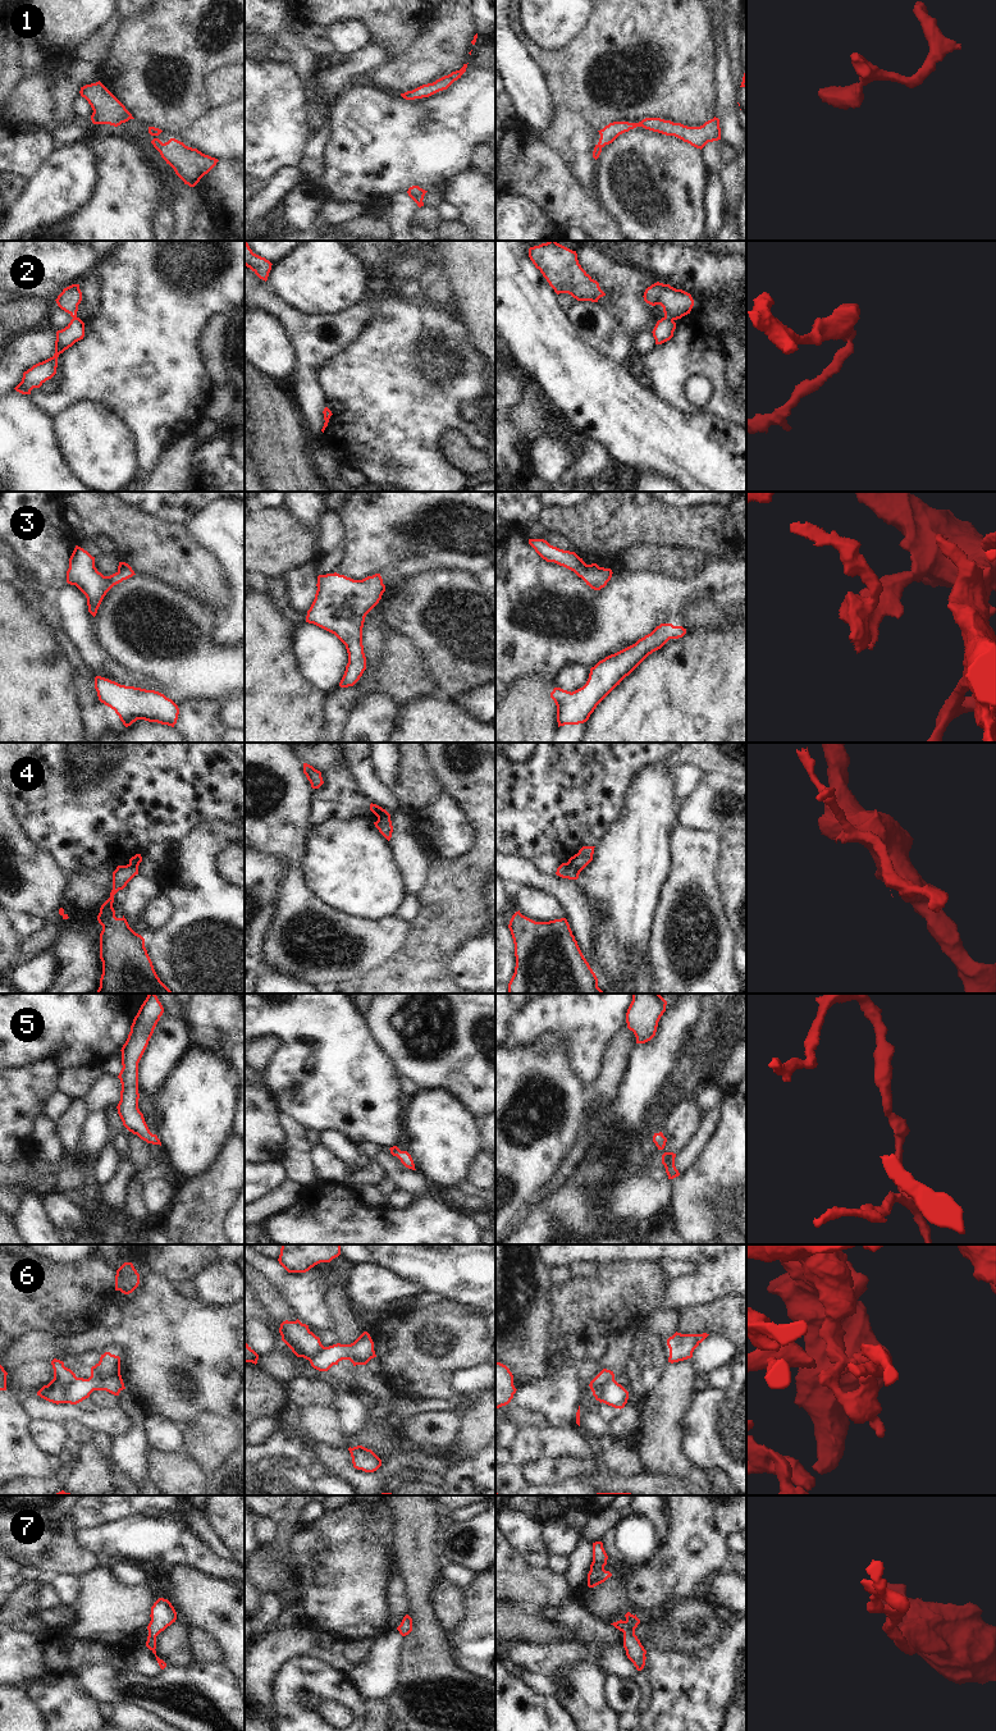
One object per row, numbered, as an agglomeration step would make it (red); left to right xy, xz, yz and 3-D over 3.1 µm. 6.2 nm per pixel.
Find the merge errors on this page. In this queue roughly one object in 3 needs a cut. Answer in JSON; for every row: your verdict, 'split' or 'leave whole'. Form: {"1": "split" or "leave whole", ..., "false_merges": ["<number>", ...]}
{"1": "leave whole", "2": "split", "3": "leave whole", "4": "split", "5": "leave whole", "6": "split", "7": "leave whole", "false_merges": ["2", "4", "6"]}

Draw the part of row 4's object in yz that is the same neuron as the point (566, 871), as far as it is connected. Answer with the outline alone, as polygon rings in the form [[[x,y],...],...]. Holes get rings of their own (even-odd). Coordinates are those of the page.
[[[562,863],[556,872],[557,876],[568,880],[577,880],[580,872],[575,869],[570,863]]]

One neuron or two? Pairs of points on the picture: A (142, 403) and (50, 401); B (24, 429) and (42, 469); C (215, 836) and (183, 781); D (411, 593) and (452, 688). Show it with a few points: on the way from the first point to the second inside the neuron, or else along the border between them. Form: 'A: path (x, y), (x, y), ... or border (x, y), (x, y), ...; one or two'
A: path (119, 391), (73, 391); one
B: path (24, 439), (24, 451), (32, 458); one
C: border (231, 822), (220, 820), (202, 821), (182, 837); two
D: path (435, 616), (438, 624), (452, 639), (452, 663); one

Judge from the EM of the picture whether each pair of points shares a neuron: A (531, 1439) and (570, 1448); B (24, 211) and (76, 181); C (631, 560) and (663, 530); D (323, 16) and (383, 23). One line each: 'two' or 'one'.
A: one
B: one
C: two
D: one

